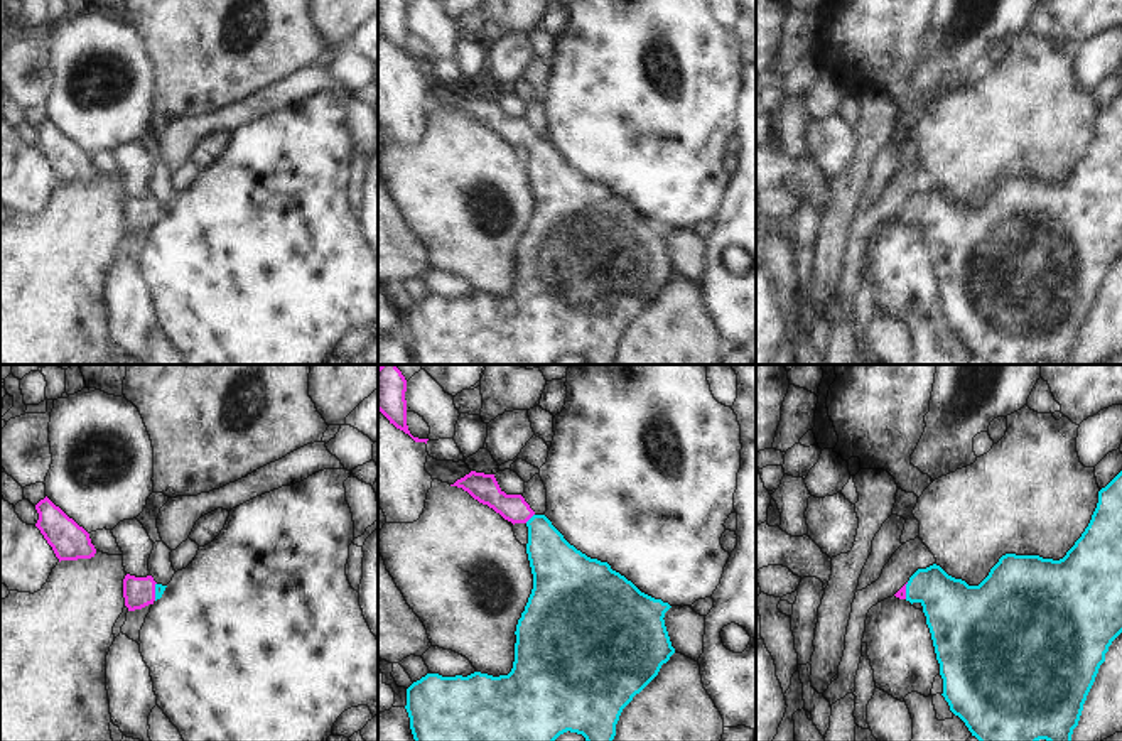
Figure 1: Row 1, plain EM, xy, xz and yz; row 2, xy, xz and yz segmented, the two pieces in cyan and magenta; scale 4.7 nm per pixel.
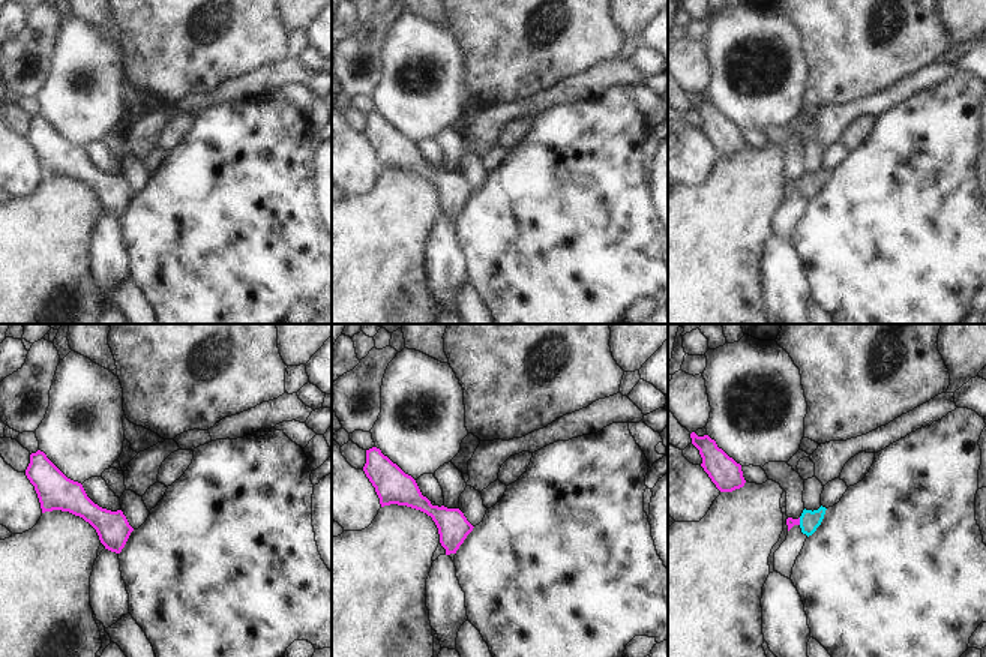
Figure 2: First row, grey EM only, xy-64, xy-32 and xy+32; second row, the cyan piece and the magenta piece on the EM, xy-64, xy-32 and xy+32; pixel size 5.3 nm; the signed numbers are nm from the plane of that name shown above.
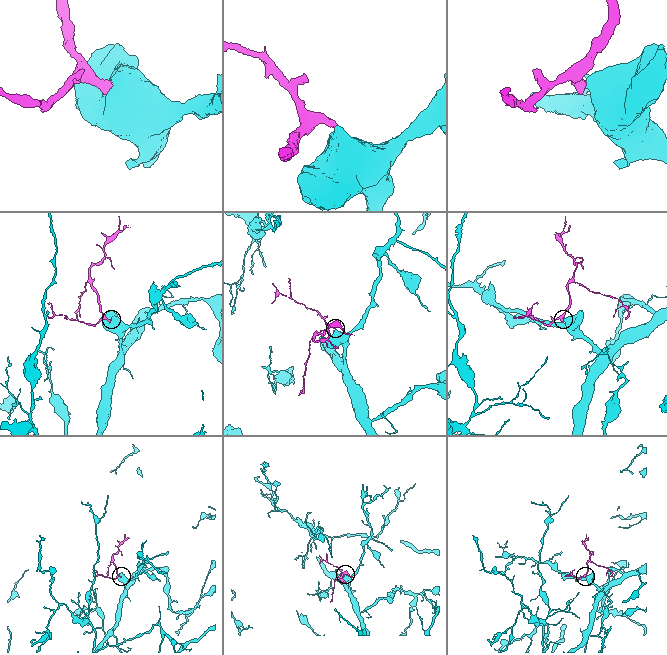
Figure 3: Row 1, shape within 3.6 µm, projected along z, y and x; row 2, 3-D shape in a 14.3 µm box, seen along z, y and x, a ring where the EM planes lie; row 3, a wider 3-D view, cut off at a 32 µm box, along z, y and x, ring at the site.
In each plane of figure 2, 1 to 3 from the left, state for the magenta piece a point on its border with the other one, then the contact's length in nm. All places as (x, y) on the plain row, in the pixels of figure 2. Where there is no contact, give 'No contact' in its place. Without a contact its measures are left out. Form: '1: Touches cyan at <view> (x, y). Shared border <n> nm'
1: No contact
2: No contact
3: Touches cyan at xy+32 (800, 185). Shared border 40 nm

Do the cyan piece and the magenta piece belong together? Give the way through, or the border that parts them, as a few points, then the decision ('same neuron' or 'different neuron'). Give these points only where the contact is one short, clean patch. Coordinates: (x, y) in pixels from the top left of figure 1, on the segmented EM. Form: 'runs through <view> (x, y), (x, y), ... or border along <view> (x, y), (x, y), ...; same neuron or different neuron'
runs through xz (555, 564), (540, 529), (530, 519), (501, 503), (486, 490); same neuron

